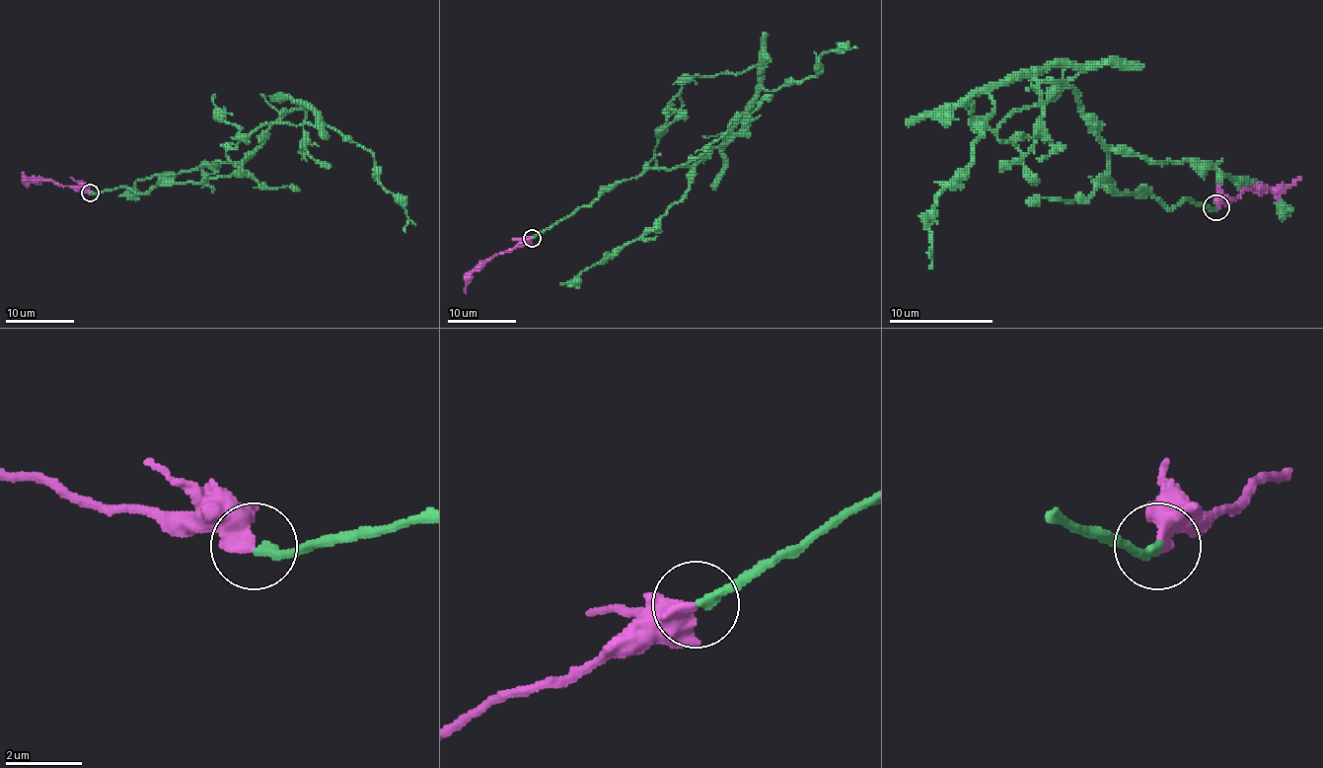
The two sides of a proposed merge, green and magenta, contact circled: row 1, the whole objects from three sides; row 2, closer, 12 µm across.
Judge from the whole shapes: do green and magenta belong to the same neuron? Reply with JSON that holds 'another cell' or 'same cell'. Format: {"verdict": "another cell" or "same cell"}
{"verdict": "same cell"}

